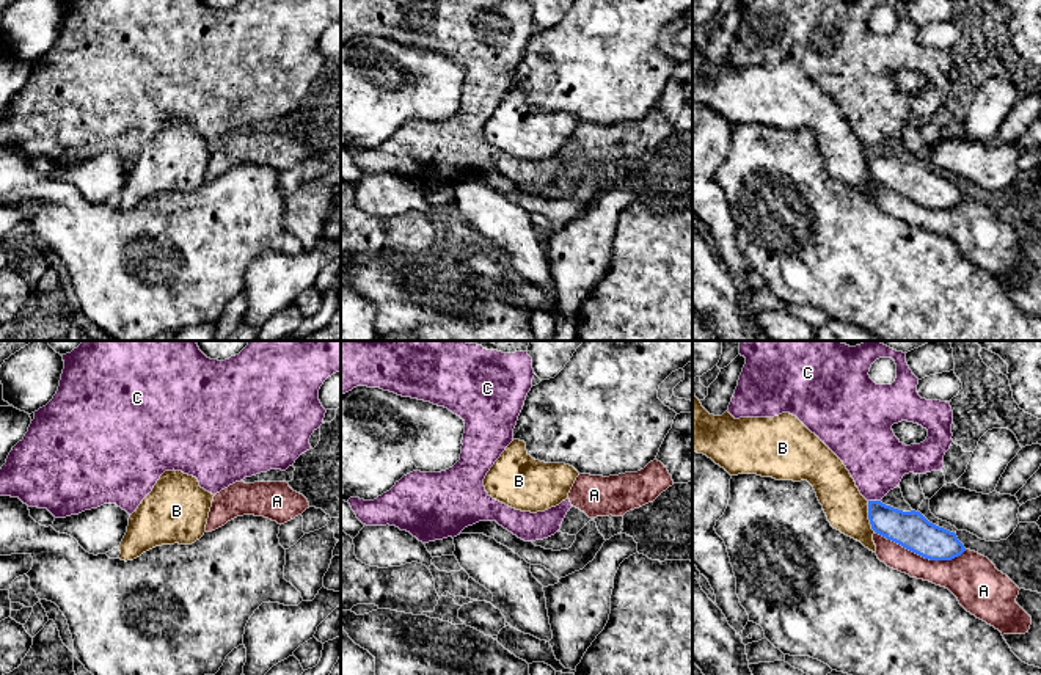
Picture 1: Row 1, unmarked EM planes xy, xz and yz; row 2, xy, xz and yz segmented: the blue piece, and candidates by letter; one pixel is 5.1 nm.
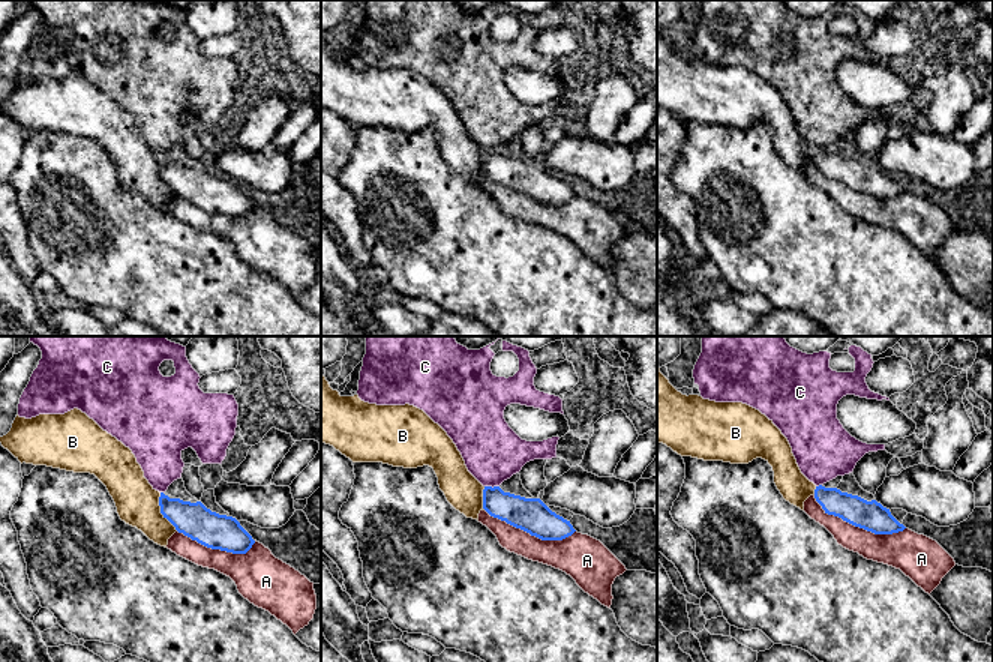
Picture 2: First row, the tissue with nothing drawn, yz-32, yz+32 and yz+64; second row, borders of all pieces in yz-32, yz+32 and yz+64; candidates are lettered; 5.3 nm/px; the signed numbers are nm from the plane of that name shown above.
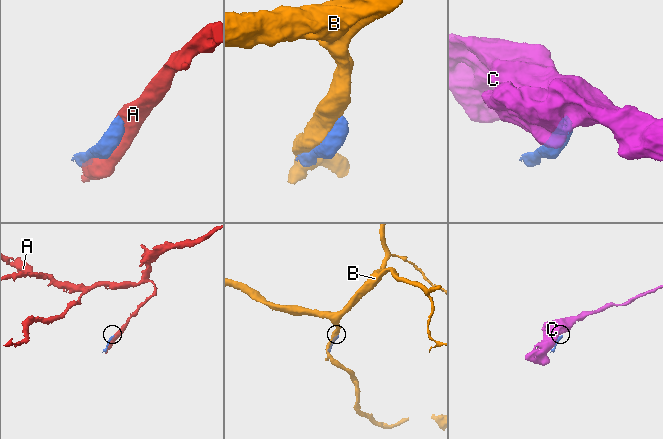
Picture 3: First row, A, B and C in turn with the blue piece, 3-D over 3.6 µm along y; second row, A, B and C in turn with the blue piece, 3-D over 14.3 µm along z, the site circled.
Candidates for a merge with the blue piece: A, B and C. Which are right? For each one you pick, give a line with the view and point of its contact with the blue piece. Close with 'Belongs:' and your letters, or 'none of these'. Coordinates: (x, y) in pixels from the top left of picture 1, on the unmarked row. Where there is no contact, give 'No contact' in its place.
Belongs: none of these

